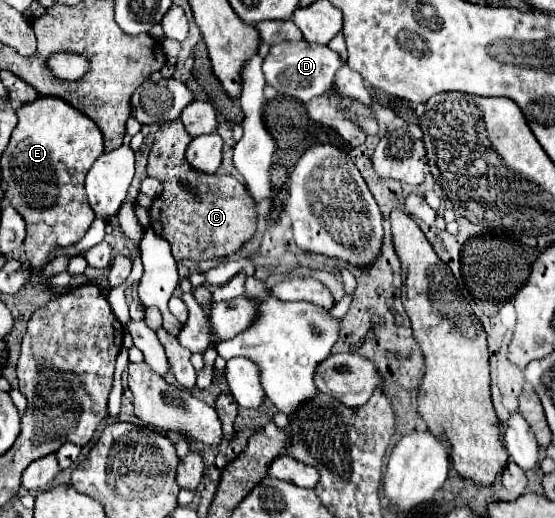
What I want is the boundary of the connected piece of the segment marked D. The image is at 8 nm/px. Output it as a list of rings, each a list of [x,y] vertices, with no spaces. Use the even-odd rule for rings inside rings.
[[[279,42],[269,48],[269,54],[263,60],[263,74],[269,86],[285,96],[293,96],[301,102],[309,102],[315,96],[325,94],[331,88],[333,76],[339,70],[341,60],[339,54],[329,46],[321,46],[317,42]]]

